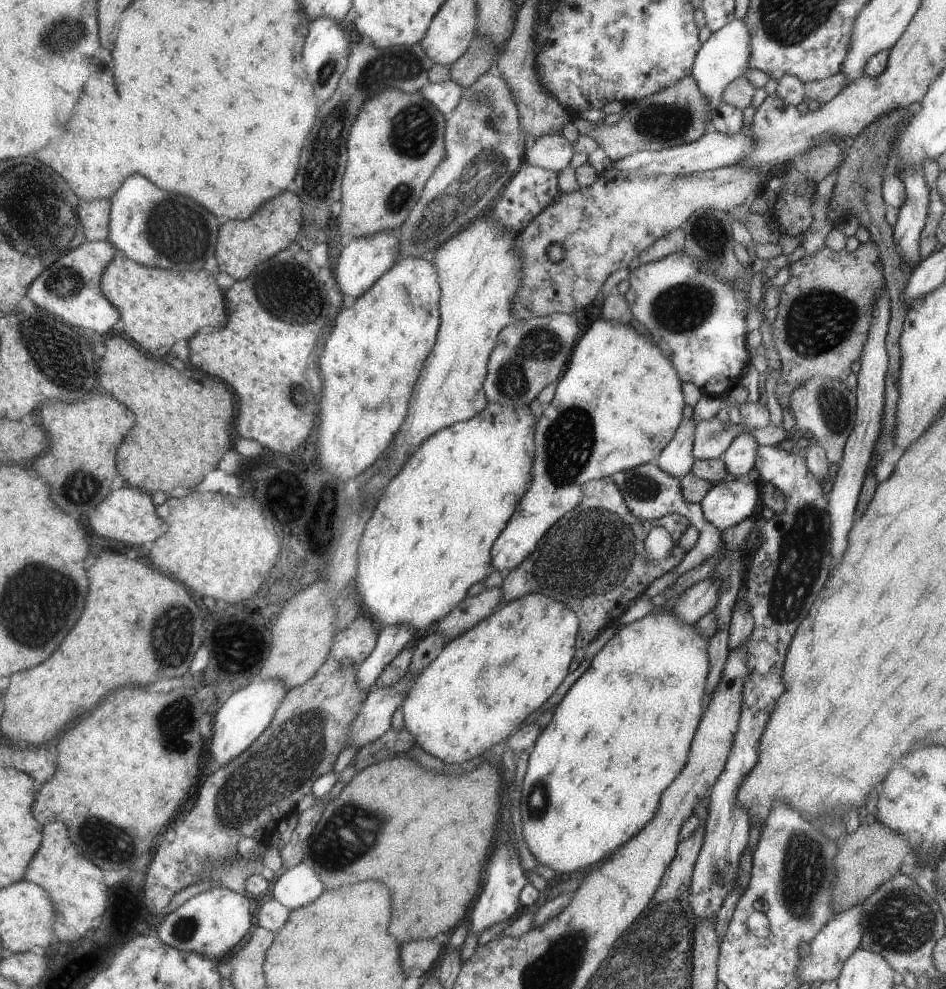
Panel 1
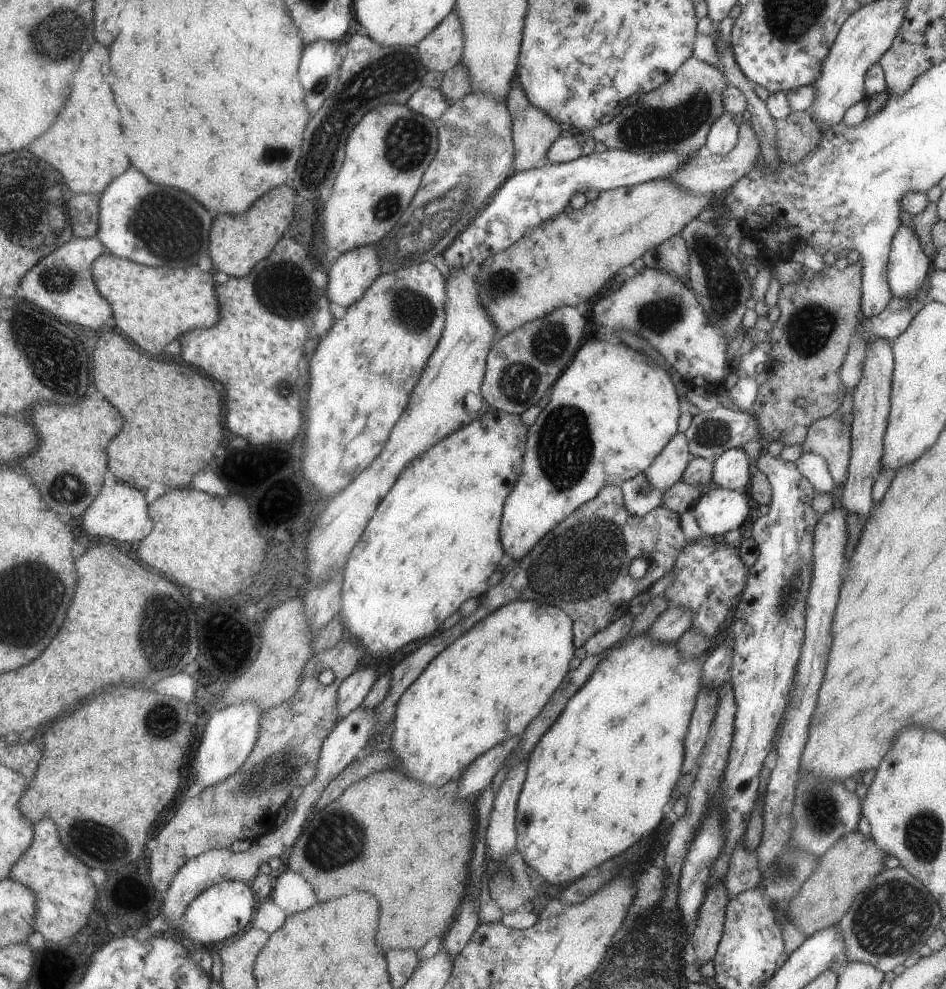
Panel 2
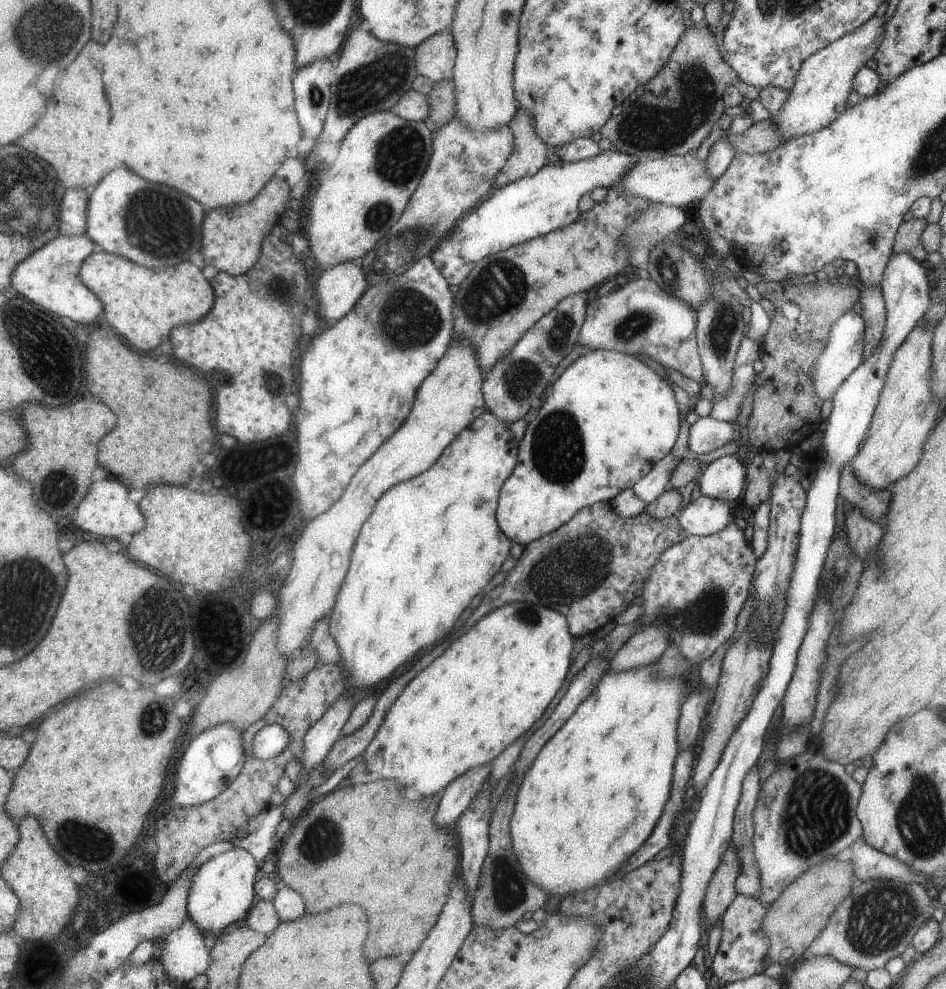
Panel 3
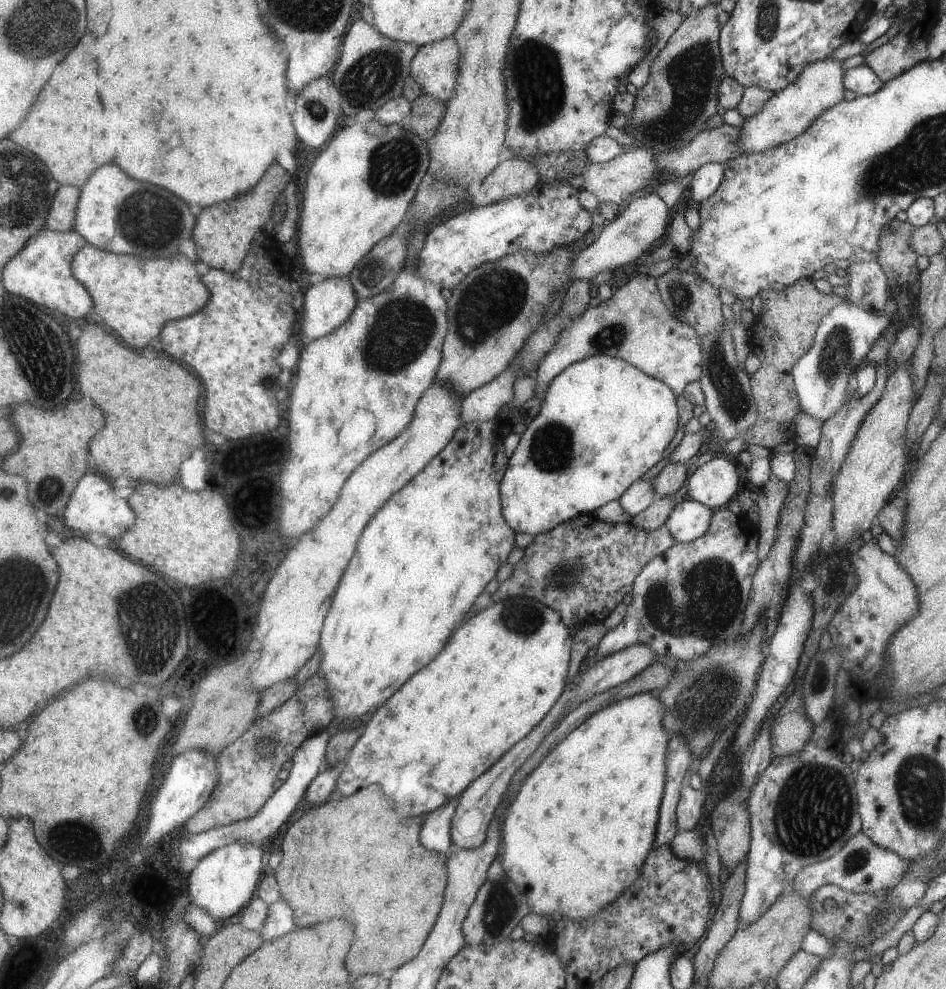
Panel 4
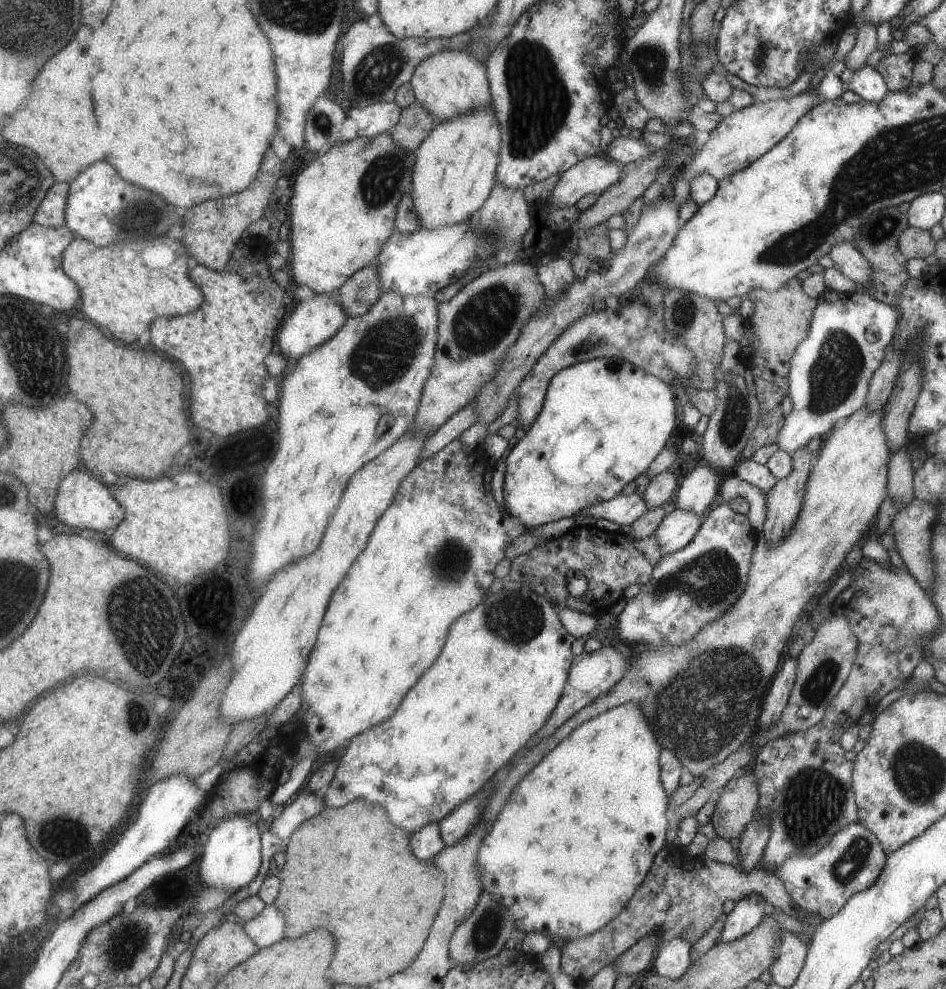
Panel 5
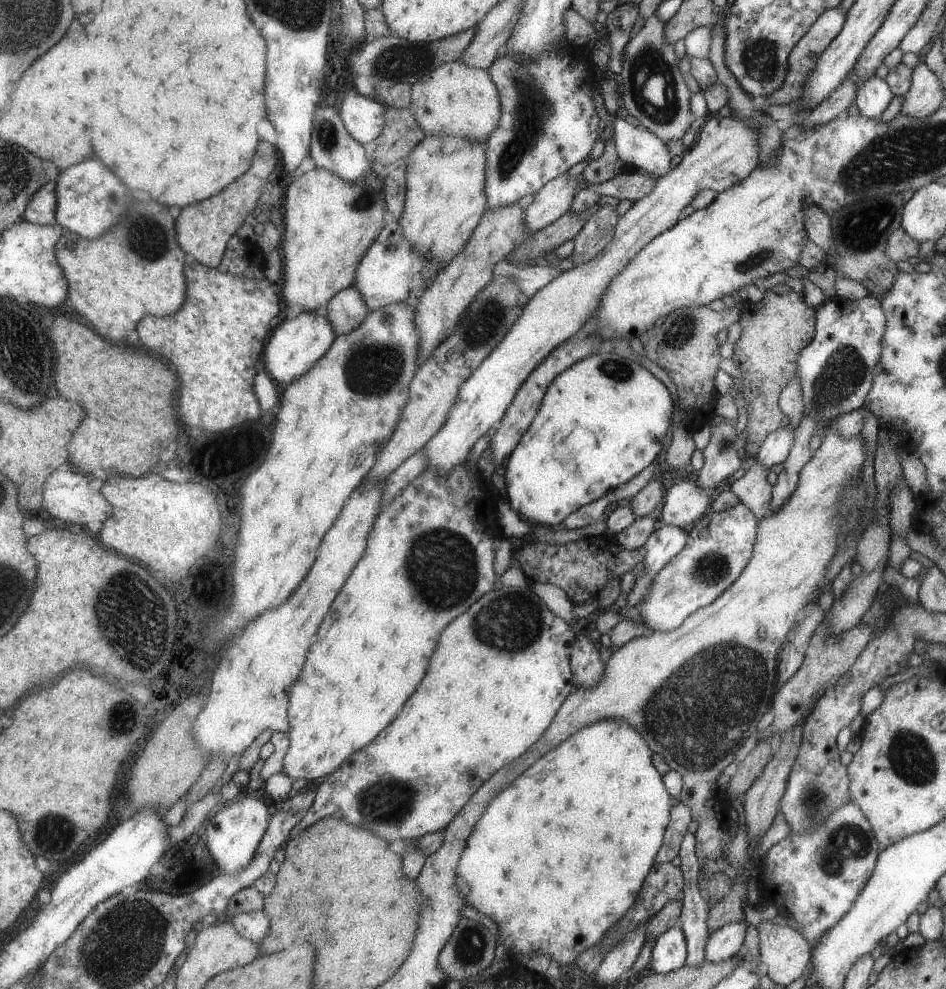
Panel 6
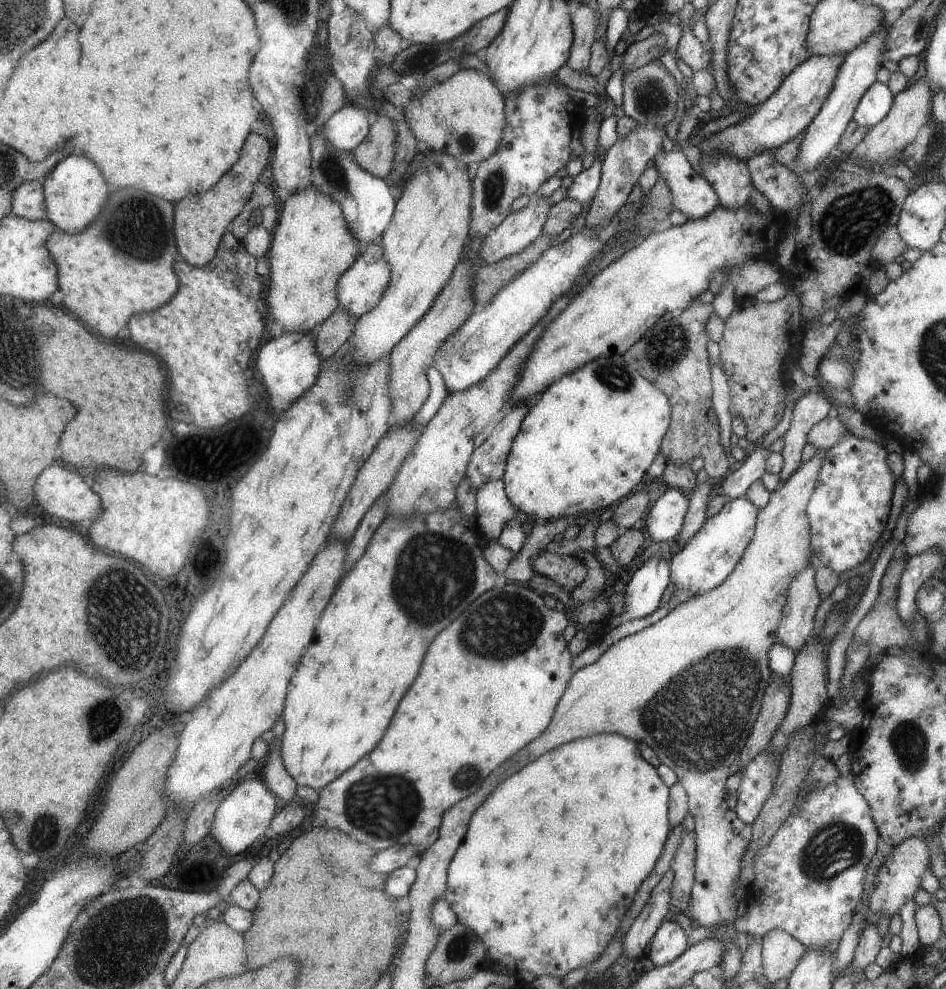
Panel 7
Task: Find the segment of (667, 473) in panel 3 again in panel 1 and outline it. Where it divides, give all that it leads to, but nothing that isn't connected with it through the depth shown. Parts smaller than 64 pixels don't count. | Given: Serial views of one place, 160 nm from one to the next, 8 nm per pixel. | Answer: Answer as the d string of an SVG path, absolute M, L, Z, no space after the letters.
M683 419L673 440L669 442L657 460L665 472L683 478L693 470L696 463L694 457L696 428L697 423L694 419Z

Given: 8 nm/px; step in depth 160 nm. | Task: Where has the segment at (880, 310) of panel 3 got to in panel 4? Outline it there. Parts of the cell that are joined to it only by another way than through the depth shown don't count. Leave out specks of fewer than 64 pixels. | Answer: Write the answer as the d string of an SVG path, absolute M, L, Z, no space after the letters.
M876 260L850 263L846 272L849 280L843 292L847 300L871 312L884 308L888 286L885 273Z

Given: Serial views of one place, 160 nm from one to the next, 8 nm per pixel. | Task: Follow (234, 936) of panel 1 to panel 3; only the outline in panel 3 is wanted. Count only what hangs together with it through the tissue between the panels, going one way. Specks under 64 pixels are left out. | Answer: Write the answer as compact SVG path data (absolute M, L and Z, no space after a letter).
M236 846L217 856L208 853L194 876L188 904L189 916L206 933L214 930L222 933L232 929L233 924L241 924L250 913L255 896L258 895L256 882L261 876L261 864L248 850Z

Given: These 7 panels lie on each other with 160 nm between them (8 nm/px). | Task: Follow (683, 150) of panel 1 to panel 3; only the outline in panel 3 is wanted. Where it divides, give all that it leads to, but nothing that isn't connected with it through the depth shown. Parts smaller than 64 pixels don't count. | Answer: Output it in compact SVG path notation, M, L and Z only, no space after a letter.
M616 149L601 151L593 158L547 163L536 175L520 178L495 189L491 197L465 218L431 254L450 284L461 284L465 276L486 256L546 235L580 218L580 202L595 188L611 189L638 162L638 156Z

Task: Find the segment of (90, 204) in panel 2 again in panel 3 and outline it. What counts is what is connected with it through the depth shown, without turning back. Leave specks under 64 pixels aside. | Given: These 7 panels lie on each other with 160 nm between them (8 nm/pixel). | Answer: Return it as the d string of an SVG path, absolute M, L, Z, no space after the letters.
M91 190L65 191L61 207L61 235L85 235L88 232L88 204Z

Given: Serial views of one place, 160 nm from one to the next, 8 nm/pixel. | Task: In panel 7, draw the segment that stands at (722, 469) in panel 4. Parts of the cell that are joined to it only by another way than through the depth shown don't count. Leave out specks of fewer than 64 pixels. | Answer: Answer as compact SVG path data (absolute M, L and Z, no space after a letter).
M669 486L650 509L645 529L655 542L674 542L685 526L689 509L689 495L677 487Z

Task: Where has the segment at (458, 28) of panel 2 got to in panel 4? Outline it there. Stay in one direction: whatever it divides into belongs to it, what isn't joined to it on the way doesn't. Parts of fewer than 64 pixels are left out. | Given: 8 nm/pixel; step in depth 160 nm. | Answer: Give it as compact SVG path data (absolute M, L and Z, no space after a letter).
M454 36L420 47L412 62L412 77L422 86L422 91L447 104L456 94L460 76L461 49Z

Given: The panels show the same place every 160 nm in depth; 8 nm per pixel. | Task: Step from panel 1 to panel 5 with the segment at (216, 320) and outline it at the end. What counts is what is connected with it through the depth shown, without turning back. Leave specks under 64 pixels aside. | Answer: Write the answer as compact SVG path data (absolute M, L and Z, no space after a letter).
M79 237L69 245L64 254L64 269L81 289L82 316L89 316L99 326L109 328L111 334L127 344L137 342L141 334L145 334L159 317L173 317L189 314L205 302L203 289L192 279L189 269L190 252L183 241L164 237L145 237L142 241L117 241L108 247L98 247L87 239Z

